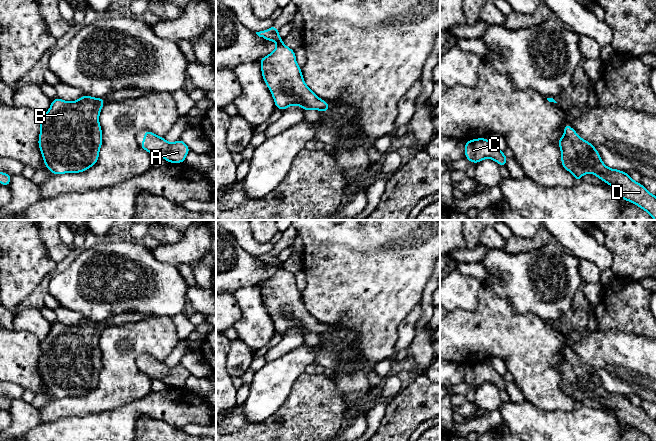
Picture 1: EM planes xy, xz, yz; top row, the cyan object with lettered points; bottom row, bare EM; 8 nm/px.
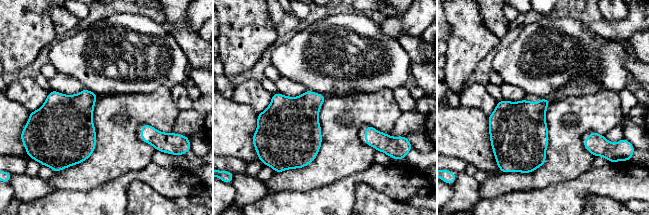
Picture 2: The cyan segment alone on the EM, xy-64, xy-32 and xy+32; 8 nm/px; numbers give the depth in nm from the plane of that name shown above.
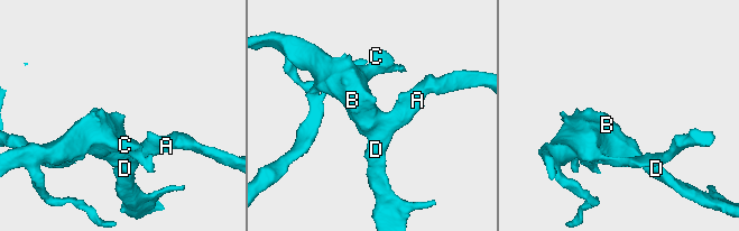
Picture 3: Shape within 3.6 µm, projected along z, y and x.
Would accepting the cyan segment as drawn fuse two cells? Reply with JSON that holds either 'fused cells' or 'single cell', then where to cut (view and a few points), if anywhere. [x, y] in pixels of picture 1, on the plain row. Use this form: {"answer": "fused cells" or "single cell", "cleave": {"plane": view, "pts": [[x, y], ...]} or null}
{"answer": "single cell", "cleave": null}

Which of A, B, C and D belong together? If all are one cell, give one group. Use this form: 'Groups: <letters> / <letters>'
Groups: A B C D

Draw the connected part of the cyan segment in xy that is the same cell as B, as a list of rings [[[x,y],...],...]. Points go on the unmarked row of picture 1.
[[[88,319],[70,326],[58,321],[51,325],[49,334],[40,341],[38,370],[43,386],[52,398],[82,397],[98,386],[103,368],[99,339],[105,325],[105,322]]]

